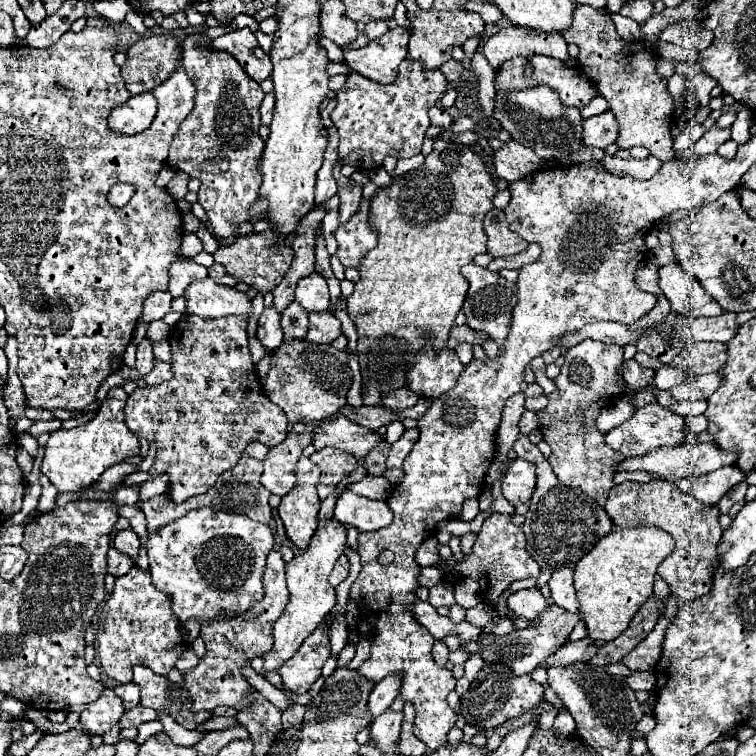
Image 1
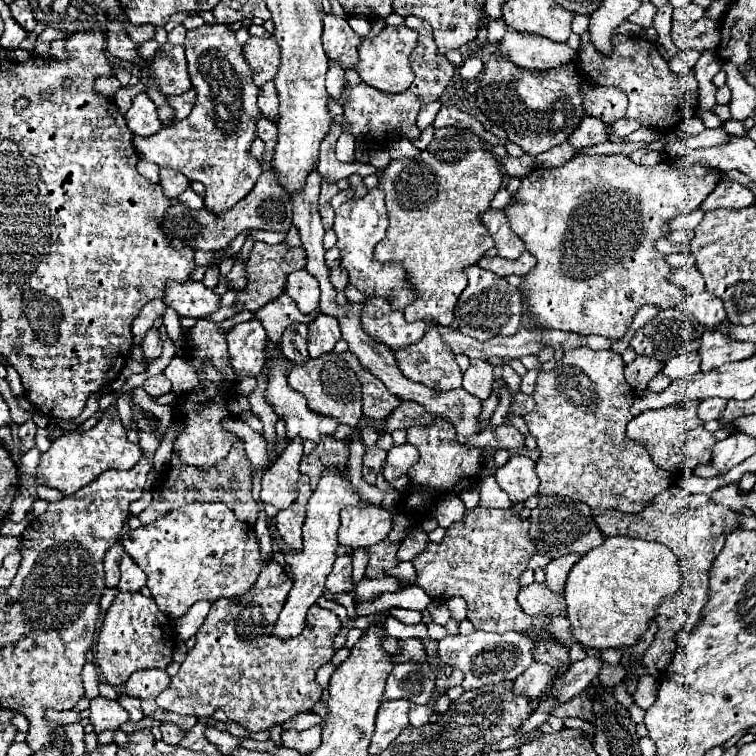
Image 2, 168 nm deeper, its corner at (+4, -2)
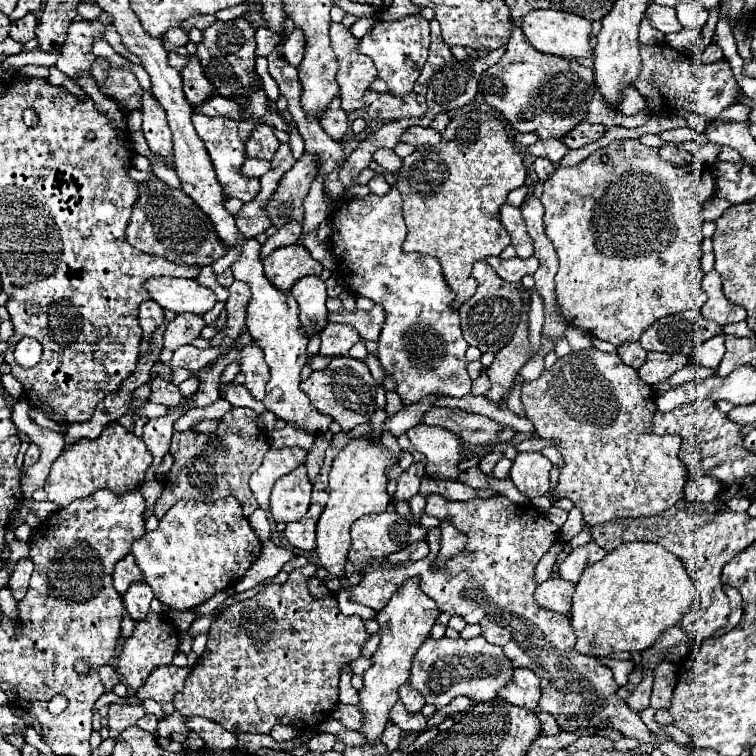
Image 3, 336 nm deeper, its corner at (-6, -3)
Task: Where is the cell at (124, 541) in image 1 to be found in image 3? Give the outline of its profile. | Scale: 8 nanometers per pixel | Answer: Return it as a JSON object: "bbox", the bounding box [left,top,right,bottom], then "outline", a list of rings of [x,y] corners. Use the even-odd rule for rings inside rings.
{"bbox":[122,583,154,621],"outline":[[[134,583],[122,599],[128,609],[128,615],[134,621],[144,621],[150,611],[150,601],[154,599],[154,593],[150,591],[150,587],[146,583]]]}

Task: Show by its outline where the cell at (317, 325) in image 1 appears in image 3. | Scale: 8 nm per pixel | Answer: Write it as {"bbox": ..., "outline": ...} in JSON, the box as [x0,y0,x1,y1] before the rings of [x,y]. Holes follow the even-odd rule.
{"bbox":[320,323,360,357],"outline":[[[330,323],[320,337],[322,337],[322,345],[320,345],[322,357],[348,355],[350,347],[360,341],[360,335],[354,331],[354,327],[338,325],[338,323]]]}

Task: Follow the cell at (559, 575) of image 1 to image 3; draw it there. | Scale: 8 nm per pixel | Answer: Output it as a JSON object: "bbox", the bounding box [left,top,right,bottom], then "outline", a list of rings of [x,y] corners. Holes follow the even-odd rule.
{"bbox":[558,541,606,583],"outline":[[[594,541],[582,545],[582,547],[576,547],[576,549],[572,549],[572,553],[558,565],[560,577],[566,579],[566,581],[570,581],[570,583],[576,583],[576,581],[580,579],[582,571],[584,571],[588,565],[600,561],[604,555],[606,555],[606,551],[604,551],[602,547],[598,547]]]}

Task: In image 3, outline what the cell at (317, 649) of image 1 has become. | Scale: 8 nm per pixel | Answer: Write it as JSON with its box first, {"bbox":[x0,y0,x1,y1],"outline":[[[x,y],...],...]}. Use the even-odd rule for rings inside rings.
{"bbox":[174,564,368,733],"outline":[[[309,564],[302,568],[295,569],[288,575],[288,581],[286,583],[270,583],[266,585],[262,591],[258,591],[252,599],[244,599],[244,601],[238,601],[230,607],[226,607],[218,619],[212,623],[210,631],[208,631],[208,649],[204,651],[204,655],[198,659],[198,665],[192,669],[190,677],[186,679],[186,687],[182,689],[182,693],[174,695],[174,707],[184,715],[184,717],[194,717],[194,715],[200,715],[200,717],[206,717],[210,721],[216,721],[220,723],[224,729],[232,731],[232,733],[270,733],[270,729],[274,725],[294,725],[302,731],[306,729],[312,729],[316,727],[318,723],[330,719],[334,707],[338,705],[338,683],[340,683],[340,671],[346,663],[352,663],[354,659],[360,657],[362,653],[362,647],[364,643],[368,641],[368,631],[364,627],[364,621],[358,617],[358,615],[352,615],[352,617],[346,617],[340,613],[338,609],[338,601],[332,593],[328,593],[326,597],[322,599],[316,599],[310,595],[308,591],[307,583],[310,577],[316,575],[316,565]]]}

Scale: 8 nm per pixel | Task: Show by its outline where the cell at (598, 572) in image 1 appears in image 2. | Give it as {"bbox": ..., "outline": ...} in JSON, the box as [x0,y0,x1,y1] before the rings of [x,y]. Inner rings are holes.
{"bbox":[564,536,678,650],"outline":[[[608,536],[598,548],[588,550],[568,574],[564,596],[572,636],[582,646],[598,650],[636,644],[638,636],[642,636],[648,622],[656,616],[660,600],[676,594],[678,588],[678,562],[664,544],[630,536]]]}

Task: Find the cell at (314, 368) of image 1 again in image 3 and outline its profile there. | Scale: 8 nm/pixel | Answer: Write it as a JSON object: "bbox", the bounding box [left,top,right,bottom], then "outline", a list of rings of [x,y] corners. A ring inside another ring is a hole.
{"bbox":[300,357,376,433],"outline":[[[334,357],[326,369],[314,371],[306,381],[302,381],[300,389],[322,415],[338,421],[346,433],[362,423],[368,423],[376,411],[376,383],[370,375],[370,369],[364,361],[352,357]]]}

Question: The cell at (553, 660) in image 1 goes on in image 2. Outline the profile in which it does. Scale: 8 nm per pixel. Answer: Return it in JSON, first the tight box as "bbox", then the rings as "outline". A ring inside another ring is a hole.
{"bbox":[514,662,552,698],"outline":[[[532,662],[516,680],[514,686],[518,690],[518,694],[524,694],[528,698],[540,698],[540,694],[544,694],[544,690],[548,690],[550,682],[552,682],[552,674],[550,674],[550,666],[546,666],[544,662]]]}

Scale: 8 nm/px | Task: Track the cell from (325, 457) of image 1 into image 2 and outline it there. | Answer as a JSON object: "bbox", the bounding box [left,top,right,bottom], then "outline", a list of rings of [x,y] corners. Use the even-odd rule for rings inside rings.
{"bbox":[300,438,348,490],"outline":[[[322,438],[316,450],[310,456],[304,456],[300,462],[300,472],[310,476],[310,486],[316,490],[320,474],[324,470],[346,470],[348,468],[348,442],[340,442],[334,438]]]}

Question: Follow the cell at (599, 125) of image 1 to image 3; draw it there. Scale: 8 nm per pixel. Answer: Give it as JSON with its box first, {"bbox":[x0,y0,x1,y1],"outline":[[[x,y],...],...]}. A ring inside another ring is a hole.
{"bbox":[560,123,606,149],"outline":[[[578,123],[578,127],[574,127],[570,133],[566,133],[560,141],[568,147],[568,149],[580,149],[588,143],[598,141],[602,135],[606,133],[604,125],[590,125],[590,123]]]}

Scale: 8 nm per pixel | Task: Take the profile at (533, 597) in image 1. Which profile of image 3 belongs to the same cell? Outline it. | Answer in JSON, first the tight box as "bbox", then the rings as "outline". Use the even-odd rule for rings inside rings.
{"bbox":[534,577,574,615],"outline":[[[554,577],[554,579],[546,579],[544,583],[540,583],[536,587],[534,599],[550,611],[568,615],[570,603],[572,603],[572,591],[574,591],[574,583],[564,581],[560,577]]]}

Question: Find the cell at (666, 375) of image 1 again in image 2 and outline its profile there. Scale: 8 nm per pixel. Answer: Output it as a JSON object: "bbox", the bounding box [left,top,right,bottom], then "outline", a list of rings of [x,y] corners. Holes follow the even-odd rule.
{"bbox":[662,352,700,382],"outline":[[[688,352],[688,354],[682,354],[682,356],[674,356],[662,368],[662,374],[666,378],[670,378],[672,382],[674,380],[680,380],[680,378],[694,376],[698,372],[700,372],[700,358],[698,358],[696,352]]]}

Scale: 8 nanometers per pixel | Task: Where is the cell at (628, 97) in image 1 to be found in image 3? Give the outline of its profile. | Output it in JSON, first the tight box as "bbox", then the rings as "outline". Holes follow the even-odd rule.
{"bbox":[636,45,738,119],"outline":[[[654,45],[654,47],[640,47],[642,55],[642,73],[636,81],[636,89],[646,97],[648,109],[654,113],[666,111],[698,111],[706,119],[716,119],[720,111],[738,103],[738,83],[730,71],[728,61],[716,63],[702,63],[692,57],[684,57],[676,53],[668,45]]]}

